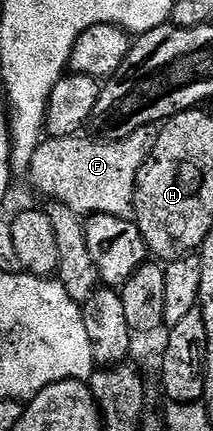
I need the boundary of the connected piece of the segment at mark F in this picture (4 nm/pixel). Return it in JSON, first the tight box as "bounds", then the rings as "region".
{"bounds":[28,125,159,218],"region":[[[152,125],[136,128],[132,136],[115,142],[99,140],[94,136],[47,137],[34,149],[28,181],[43,194],[43,199],[72,208],[72,212],[77,214],[130,218],[133,215],[133,190],[136,188],[137,173],[148,160],[158,133],[159,127]]]}

